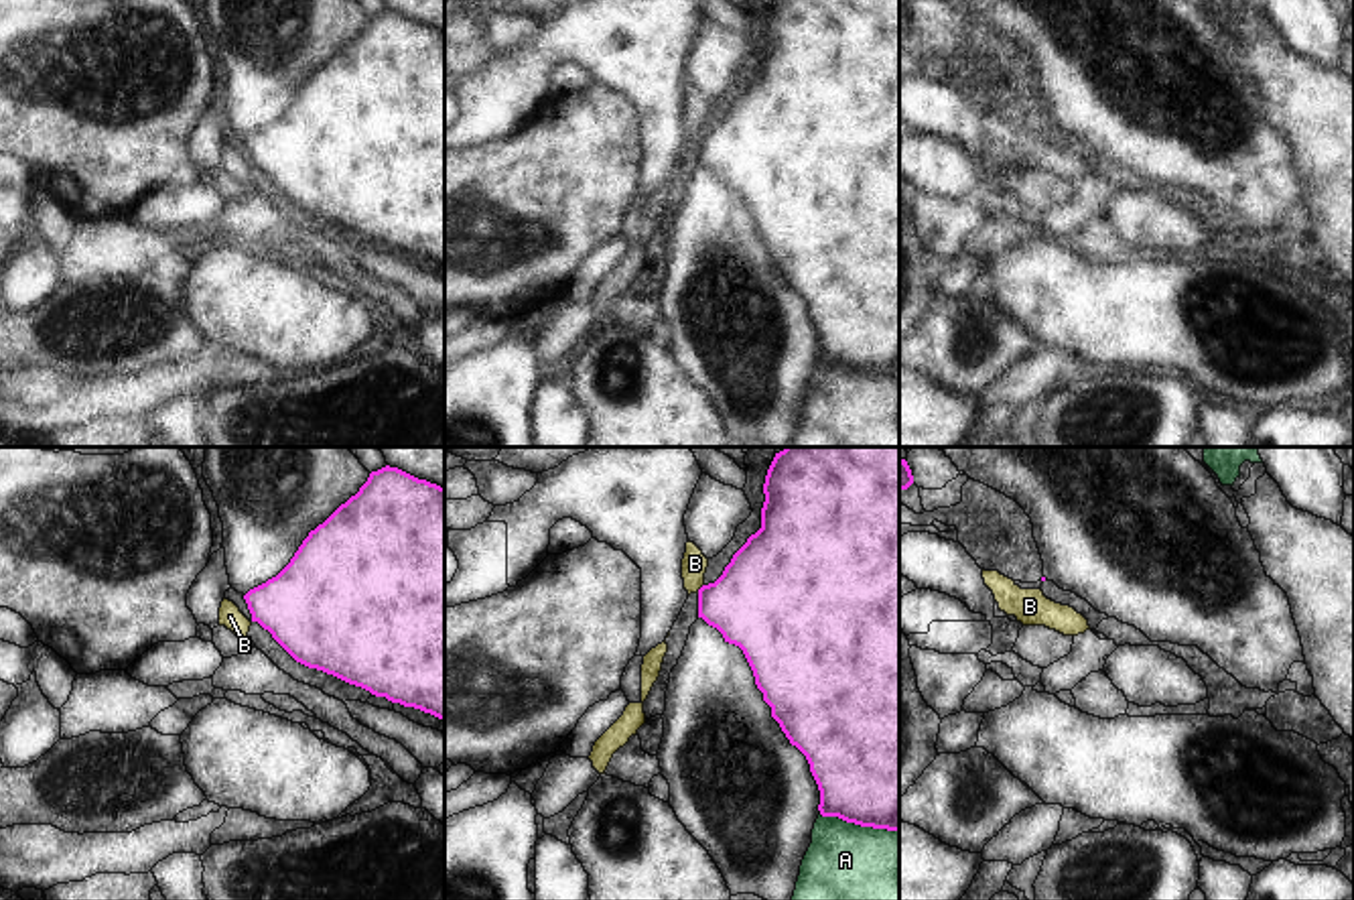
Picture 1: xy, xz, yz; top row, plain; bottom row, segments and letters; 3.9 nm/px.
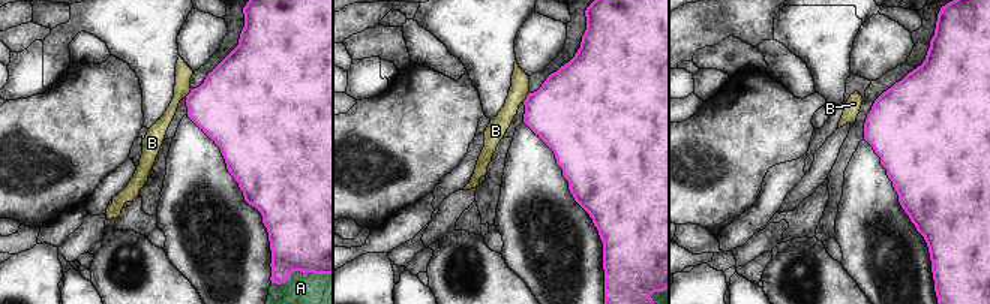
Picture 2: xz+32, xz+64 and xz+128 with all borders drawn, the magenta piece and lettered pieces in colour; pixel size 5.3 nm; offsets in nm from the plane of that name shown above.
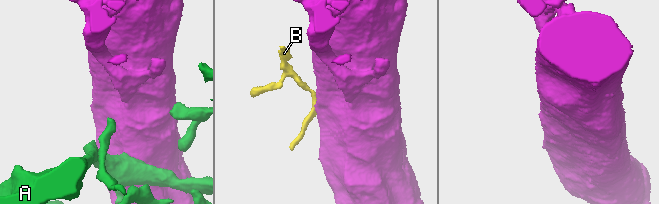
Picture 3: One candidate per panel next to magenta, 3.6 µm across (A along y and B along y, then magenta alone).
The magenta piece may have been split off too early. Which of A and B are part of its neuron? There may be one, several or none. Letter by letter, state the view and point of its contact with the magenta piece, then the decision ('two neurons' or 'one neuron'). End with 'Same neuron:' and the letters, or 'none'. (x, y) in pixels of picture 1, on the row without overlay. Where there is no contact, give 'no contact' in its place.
A: xz (859, 368) | two neurons
B: xz (701, 133) | two neurons
Same neuron: none

